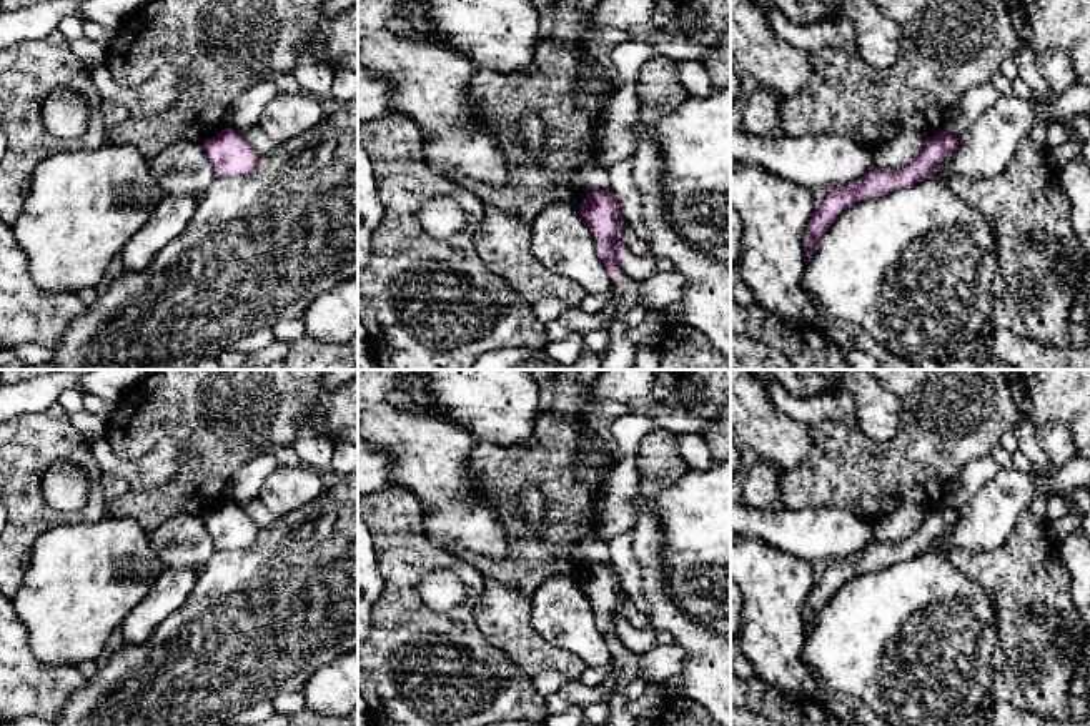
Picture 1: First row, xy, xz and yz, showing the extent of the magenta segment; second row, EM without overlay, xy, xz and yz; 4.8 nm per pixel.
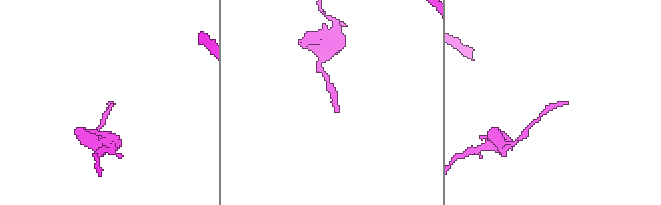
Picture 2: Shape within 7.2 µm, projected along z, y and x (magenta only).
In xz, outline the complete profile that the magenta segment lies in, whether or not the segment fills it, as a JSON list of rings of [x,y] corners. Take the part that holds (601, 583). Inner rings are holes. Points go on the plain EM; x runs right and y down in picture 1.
[[[609,561],[594,563],[579,578],[579,586],[587,596],[596,614],[596,626],[611,649],[611,663],[617,668],[614,694],[607,701],[609,721],[606,726],[637,726],[637,719],[626,711],[629,703],[626,688],[641,679],[641,673],[637,654],[621,641],[621,634],[629,629],[626,618],[617,609],[617,603],[626,593],[621,578]]]

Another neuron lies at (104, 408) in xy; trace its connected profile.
[[[83,395],[83,410],[98,416],[102,421],[108,423],[116,410],[116,403],[103,400],[97,395]]]

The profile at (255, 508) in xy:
[[[258,498],[241,508],[260,528],[266,528],[275,521],[271,511]]]

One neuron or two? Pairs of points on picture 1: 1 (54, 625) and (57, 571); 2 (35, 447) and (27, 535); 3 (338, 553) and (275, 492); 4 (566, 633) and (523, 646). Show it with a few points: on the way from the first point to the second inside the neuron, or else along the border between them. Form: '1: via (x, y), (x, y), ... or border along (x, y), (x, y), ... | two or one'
1: via (57, 611), (57, 585) | one
2: via (30, 468), (27, 513) | one
3: border along (326, 488), (313, 500), (275, 518) | two
4: border along (531, 603), (531, 625), (548, 641), (581, 658) | two

